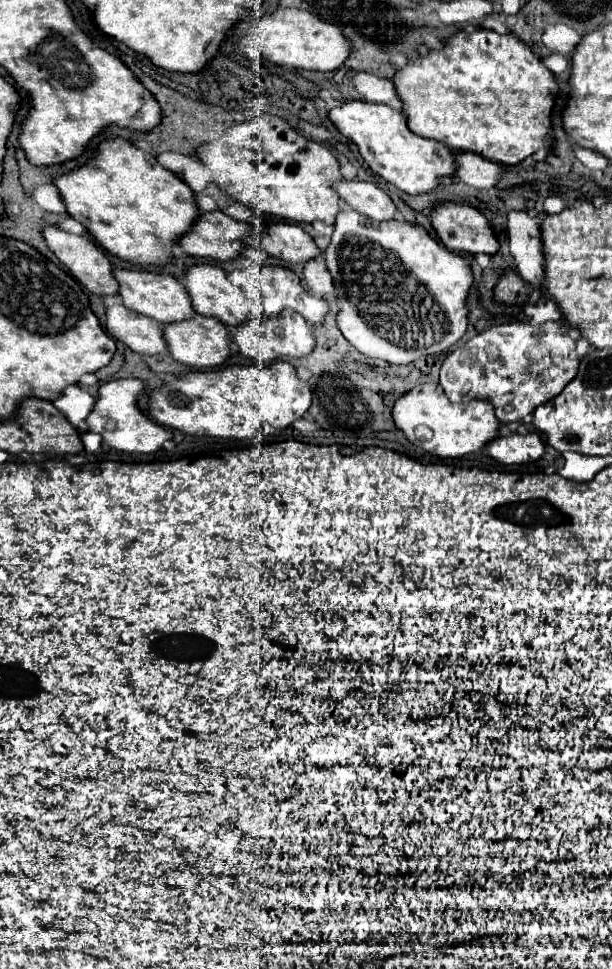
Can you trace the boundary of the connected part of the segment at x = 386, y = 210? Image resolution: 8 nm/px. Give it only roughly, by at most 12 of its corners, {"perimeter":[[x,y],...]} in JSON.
{"perimeter":[[338,180],[338,196],[370,220],[392,220],[396,206],[374,182]]}

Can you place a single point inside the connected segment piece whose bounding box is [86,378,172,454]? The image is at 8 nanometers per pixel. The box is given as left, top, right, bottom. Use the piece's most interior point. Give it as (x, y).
(116, 417)

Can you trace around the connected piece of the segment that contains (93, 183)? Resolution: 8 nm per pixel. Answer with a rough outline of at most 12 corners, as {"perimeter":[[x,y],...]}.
{"perimeter":[[118,136],[54,176],[102,248],[166,264],[194,192]]}

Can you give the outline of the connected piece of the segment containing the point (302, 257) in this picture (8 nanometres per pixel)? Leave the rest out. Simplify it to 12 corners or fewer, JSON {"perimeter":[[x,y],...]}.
{"perimeter":[[268,222],[258,246],[284,262],[320,254],[298,224]]}

